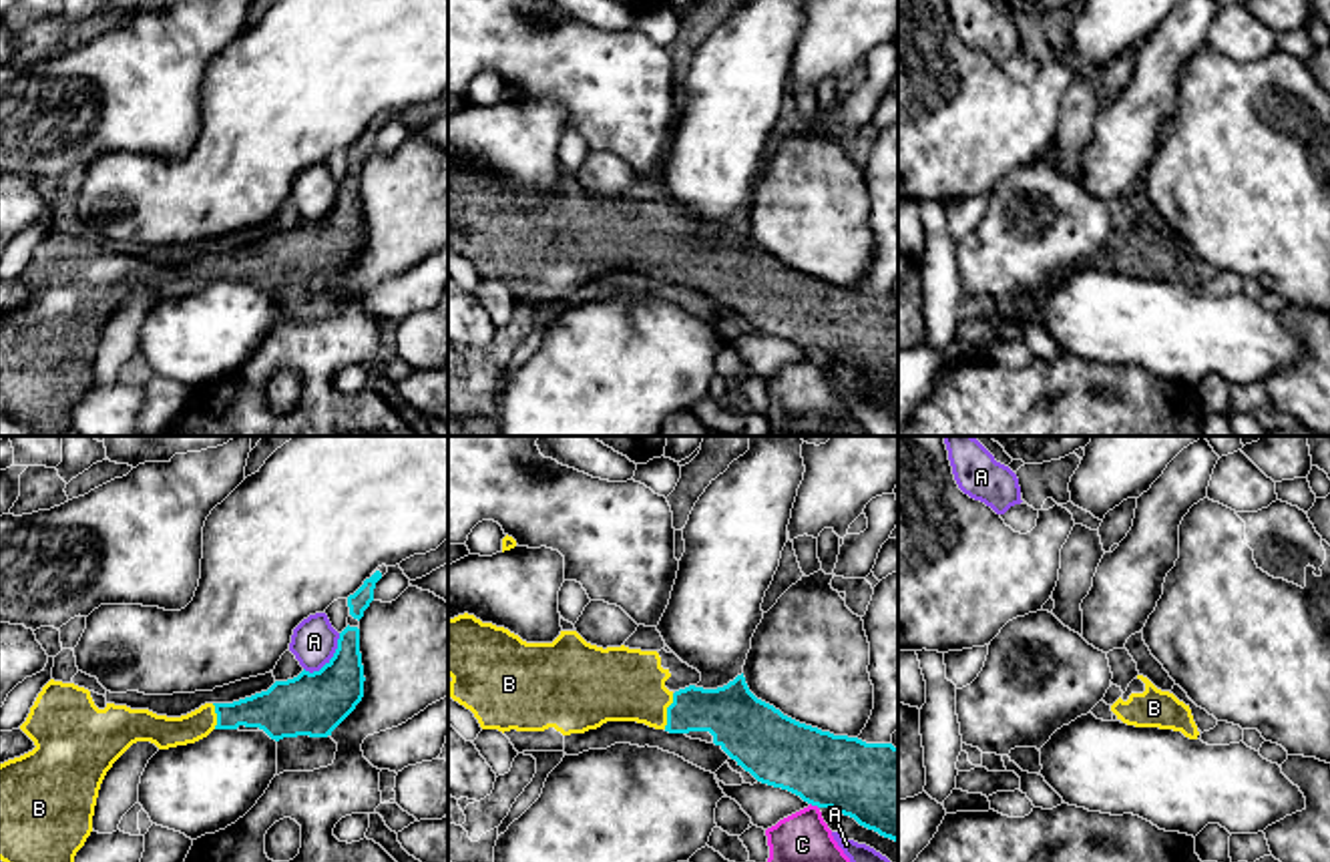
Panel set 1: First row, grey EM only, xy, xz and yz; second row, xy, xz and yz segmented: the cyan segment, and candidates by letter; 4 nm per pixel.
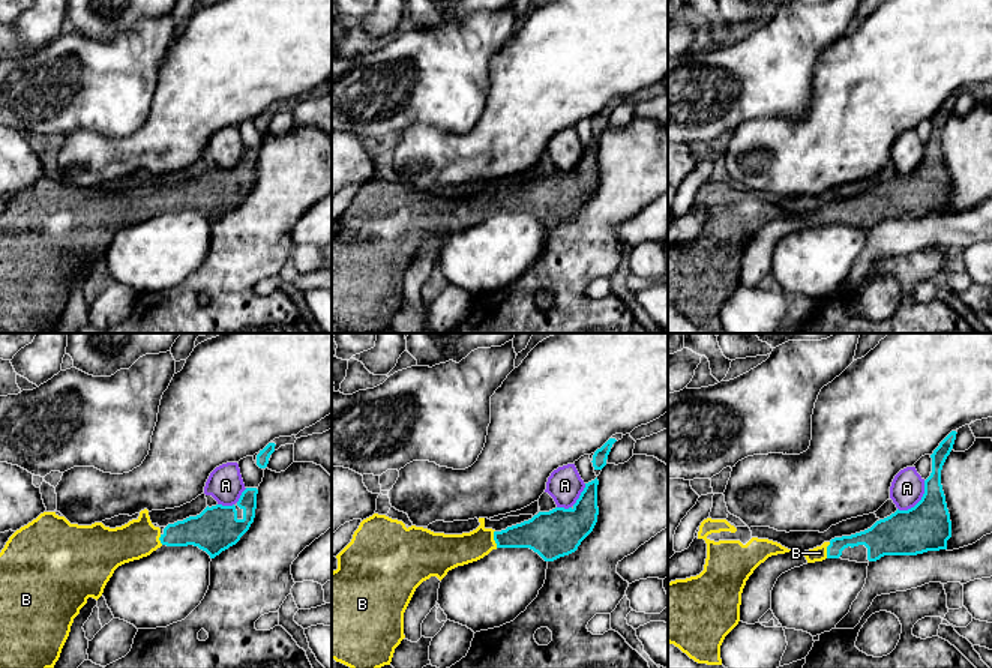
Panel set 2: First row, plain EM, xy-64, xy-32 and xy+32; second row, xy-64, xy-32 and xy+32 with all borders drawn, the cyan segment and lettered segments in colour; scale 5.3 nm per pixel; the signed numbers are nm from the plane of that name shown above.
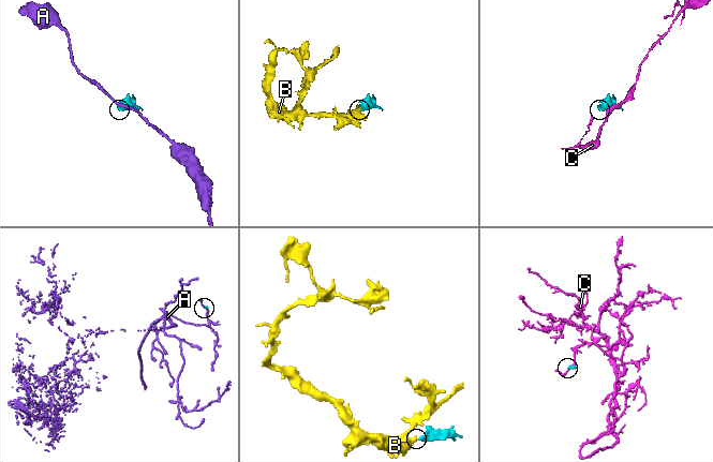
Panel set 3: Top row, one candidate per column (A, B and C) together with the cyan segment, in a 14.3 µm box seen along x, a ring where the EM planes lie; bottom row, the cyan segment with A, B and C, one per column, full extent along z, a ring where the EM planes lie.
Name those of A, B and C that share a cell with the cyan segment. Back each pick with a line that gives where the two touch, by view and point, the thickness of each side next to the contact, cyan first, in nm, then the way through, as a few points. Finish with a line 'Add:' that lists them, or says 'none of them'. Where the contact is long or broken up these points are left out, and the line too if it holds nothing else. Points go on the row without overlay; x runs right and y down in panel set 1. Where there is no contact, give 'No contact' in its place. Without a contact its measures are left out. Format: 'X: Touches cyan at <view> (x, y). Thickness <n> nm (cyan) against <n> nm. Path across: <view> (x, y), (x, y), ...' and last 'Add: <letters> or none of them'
B: Touches cyan at xz (668, 262). Thickness 220 nm (cyan) against 300 nm. Path across: xz (730, 264), (668, 262), (629, 236), (617, 234)
Add: B

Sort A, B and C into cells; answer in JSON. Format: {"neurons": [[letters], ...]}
{"neurons": [["A"], ["B"], ["C"]]}

